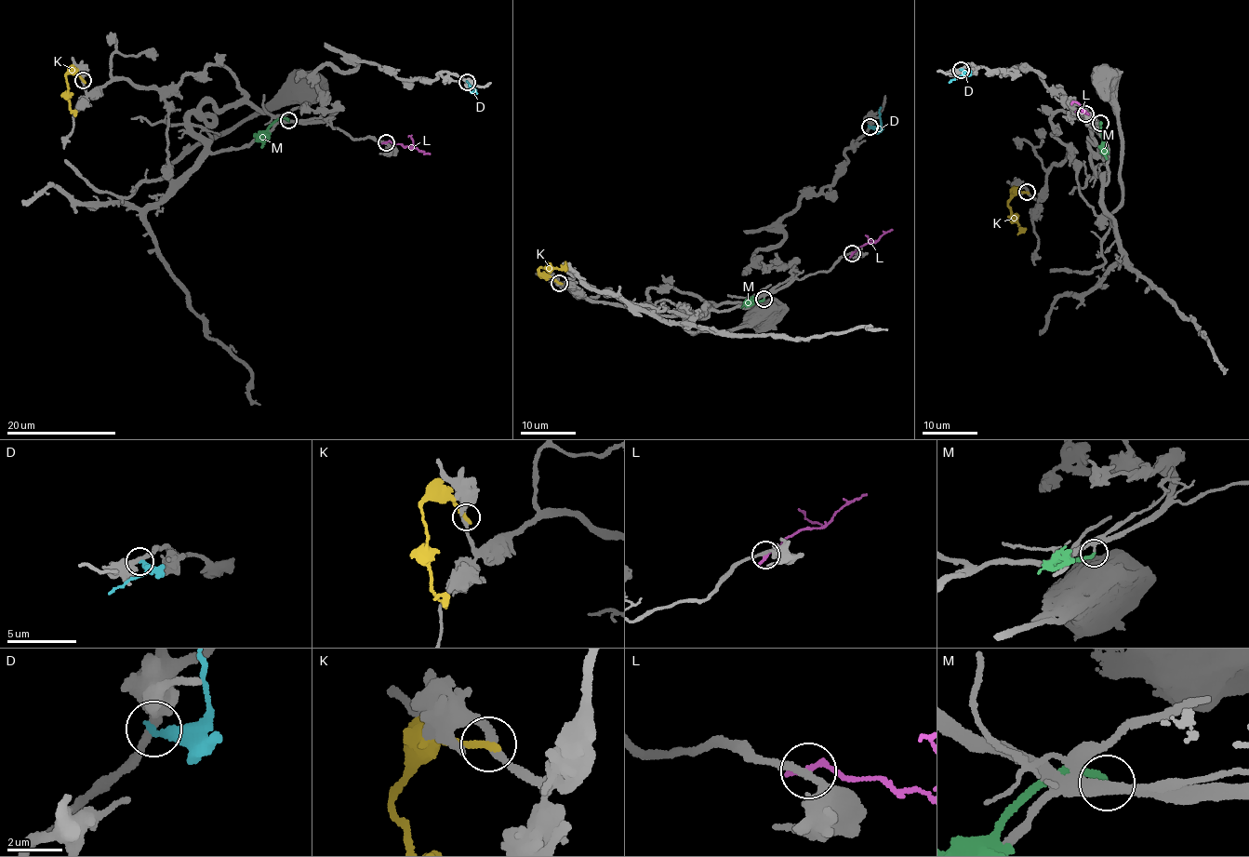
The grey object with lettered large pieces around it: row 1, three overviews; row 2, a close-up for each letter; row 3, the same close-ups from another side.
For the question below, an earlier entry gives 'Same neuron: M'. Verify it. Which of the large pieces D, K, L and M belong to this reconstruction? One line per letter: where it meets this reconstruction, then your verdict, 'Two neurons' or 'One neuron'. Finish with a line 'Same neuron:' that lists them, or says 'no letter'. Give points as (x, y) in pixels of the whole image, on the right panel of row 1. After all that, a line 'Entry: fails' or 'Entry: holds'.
D: Touches grey at (961, 70). Two neurons
K: Touches grey at (1027, 192). Two neurons
L: Touches grey at (1085, 113). Two neurons
M: Touches grey at (1100, 123). One neuron
Same neuron: M
Entry: holds

